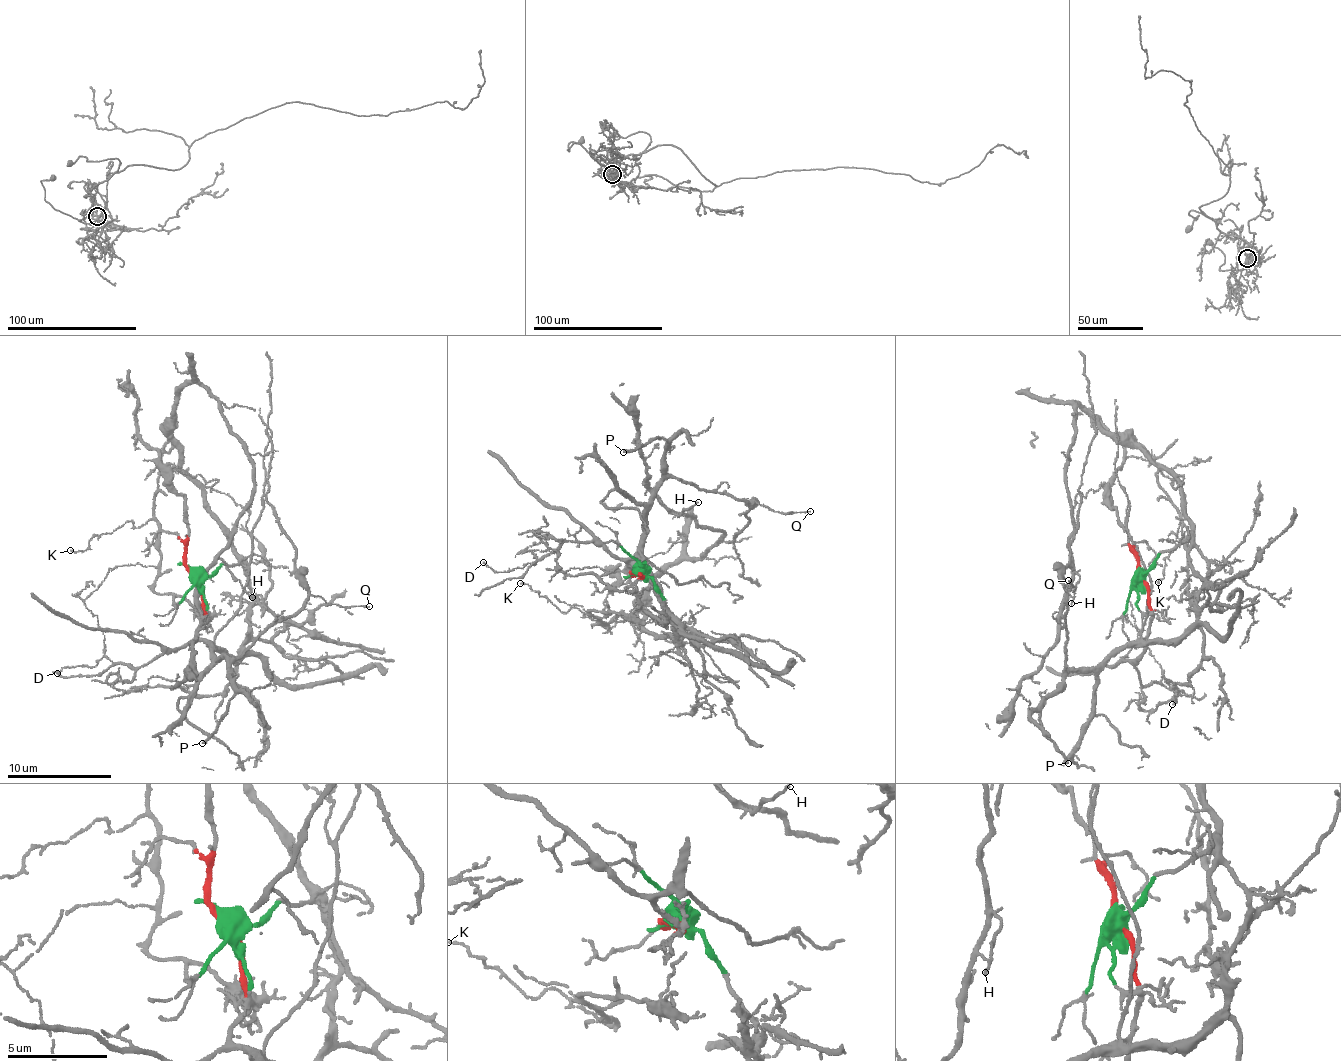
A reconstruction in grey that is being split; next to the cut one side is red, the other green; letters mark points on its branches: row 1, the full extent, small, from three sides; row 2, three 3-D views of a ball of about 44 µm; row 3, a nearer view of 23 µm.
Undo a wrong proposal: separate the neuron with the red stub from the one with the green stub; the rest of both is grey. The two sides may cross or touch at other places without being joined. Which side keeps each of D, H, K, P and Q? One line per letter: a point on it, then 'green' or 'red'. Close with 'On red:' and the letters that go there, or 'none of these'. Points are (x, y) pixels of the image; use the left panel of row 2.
D: (57, 673) | red
H: (252, 597) | green
K: (70, 550) | green
P: (202, 743) | red
Q: (369, 606) | red
On red: D, P, Q

